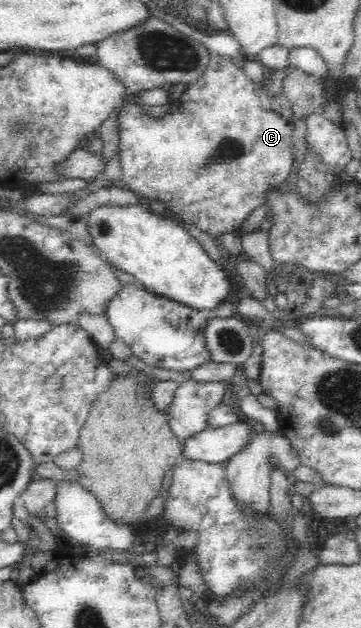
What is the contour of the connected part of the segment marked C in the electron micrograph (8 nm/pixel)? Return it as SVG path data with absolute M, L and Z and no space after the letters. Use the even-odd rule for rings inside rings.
M215 54L210 55L210 66L206 71L206 74L196 83L186 87L184 93L180 95L178 99L174 99L172 104L169 104L170 109L166 109L166 113L162 113L162 117L151 117L142 112L142 108L139 107L139 103L133 100L131 103L127 103L120 108L120 165L121 165L121 177L120 184L124 188L135 191L140 197L148 197L148 199L156 199L160 203L164 203L167 209L174 212L181 219L184 219L189 224L195 225L198 229L202 229L210 235L215 241L220 251L222 252L222 260L230 261L232 255L222 246L222 237L226 233L238 233L240 232L240 225L250 217L250 213L254 209L258 209L261 205L265 205L268 201L268 195L272 189L276 189L281 184L286 182L286 179L290 177L290 171L292 167L296 166L295 157L293 155L292 144L292 130L294 129L294 123L288 119L283 118L276 111L272 110L270 106L271 99L266 95L265 90L256 88L254 84L250 84L250 80L244 76L242 72L242 65L237 66L230 59L223 59Z

